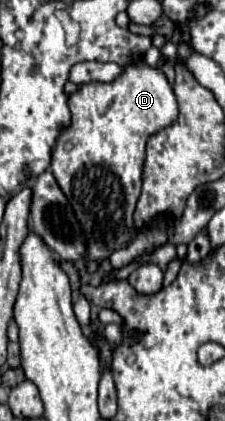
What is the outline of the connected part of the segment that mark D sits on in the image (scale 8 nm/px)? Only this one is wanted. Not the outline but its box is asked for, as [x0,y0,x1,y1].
[51,61,179,271]

